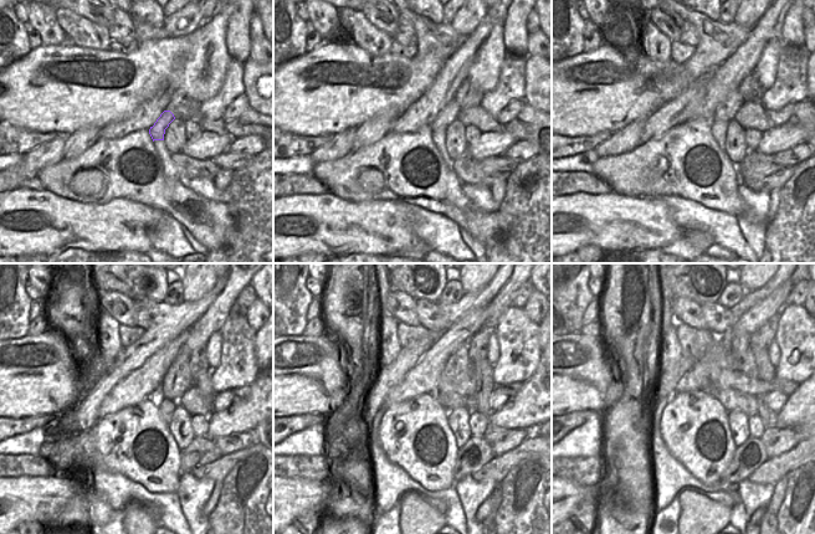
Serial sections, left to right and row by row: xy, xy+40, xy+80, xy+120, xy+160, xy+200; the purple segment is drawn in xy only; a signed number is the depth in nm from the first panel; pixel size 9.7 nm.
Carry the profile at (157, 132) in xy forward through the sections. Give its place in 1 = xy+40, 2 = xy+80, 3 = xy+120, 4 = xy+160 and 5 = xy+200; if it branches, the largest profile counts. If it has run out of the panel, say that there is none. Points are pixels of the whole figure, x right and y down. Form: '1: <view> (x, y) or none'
1: xy+40 (449, 113)
2: xy+80 (726, 112)
3: xy+120 (177, 380)
4: xy+160 (459, 369)
5: xy+200 (739, 359)

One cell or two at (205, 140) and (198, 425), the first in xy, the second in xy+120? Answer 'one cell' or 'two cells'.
two cells

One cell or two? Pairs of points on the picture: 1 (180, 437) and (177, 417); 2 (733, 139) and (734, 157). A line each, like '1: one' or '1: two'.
1: one
2: one

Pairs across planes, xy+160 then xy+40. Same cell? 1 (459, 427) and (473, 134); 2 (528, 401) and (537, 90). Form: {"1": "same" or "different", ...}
{"1": "different", "2": "different"}

